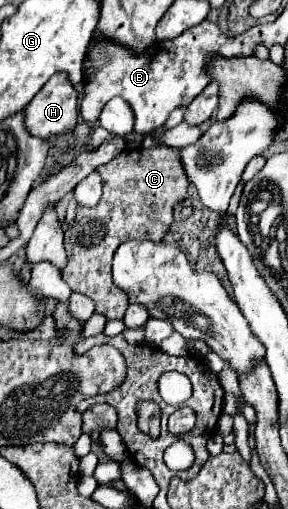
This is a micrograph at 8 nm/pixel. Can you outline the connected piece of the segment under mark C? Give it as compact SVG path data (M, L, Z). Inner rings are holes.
M154 143L148 149L136 149L126 151L132 153L132 157L114 157L110 163L100 165L96 171L102 177L104 193L102 201L96 207L78 207L76 209L76 223L72 227L74 231L74 249L66 249L68 253L68 265L62 269L62 279L70 285L72 291L88 295L96 303L96 313L104 315L106 319L122 319L128 307L126 293L118 289L112 281L112 257L120 243L126 241L126 233L130 233L130 239L152 239L162 241L172 225L172 207L186 199L188 187L192 185L186 177L186 171L182 171L182 159L178 147L168 147L164 143Z

